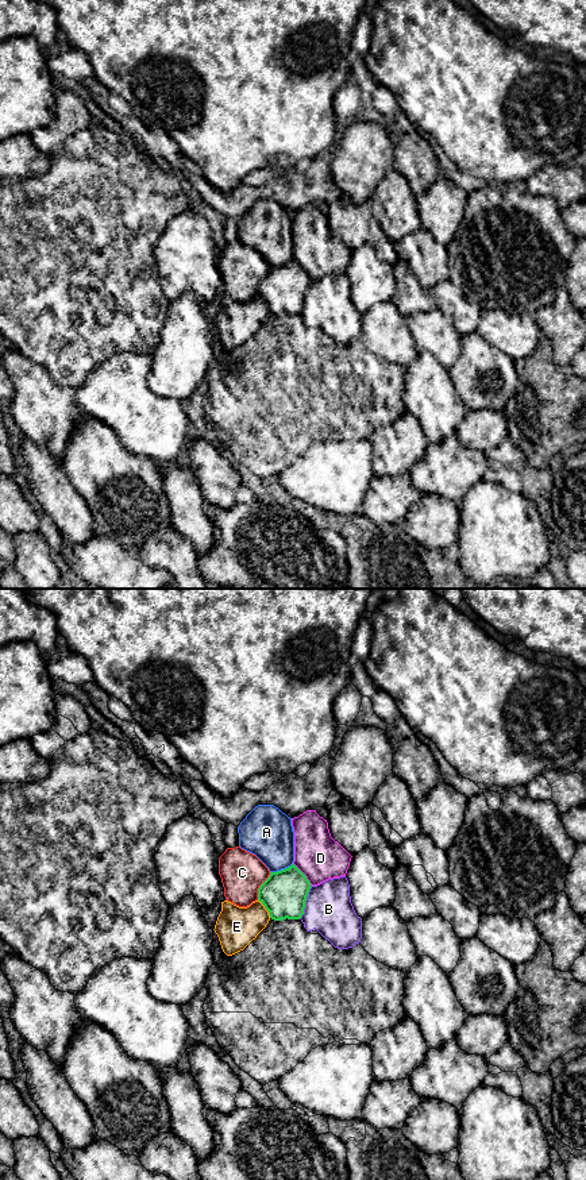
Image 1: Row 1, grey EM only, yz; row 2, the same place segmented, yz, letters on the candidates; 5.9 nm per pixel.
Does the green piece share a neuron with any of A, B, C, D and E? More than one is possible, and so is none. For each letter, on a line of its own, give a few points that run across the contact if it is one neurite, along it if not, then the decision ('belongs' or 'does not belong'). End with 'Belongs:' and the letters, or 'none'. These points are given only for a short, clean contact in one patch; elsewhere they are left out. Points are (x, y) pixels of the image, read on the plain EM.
A: does not belong
B: does not belong
C: does not belong
D: does not belong
E: does not belong
Belongs: none

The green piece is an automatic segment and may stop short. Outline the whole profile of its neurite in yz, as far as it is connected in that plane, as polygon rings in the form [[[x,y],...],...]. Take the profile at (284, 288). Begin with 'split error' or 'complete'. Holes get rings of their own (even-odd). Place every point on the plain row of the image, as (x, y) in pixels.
complete; [[[294,261],[270,267],[258,284],[258,296],[274,316],[300,315],[311,284],[307,271]]]

